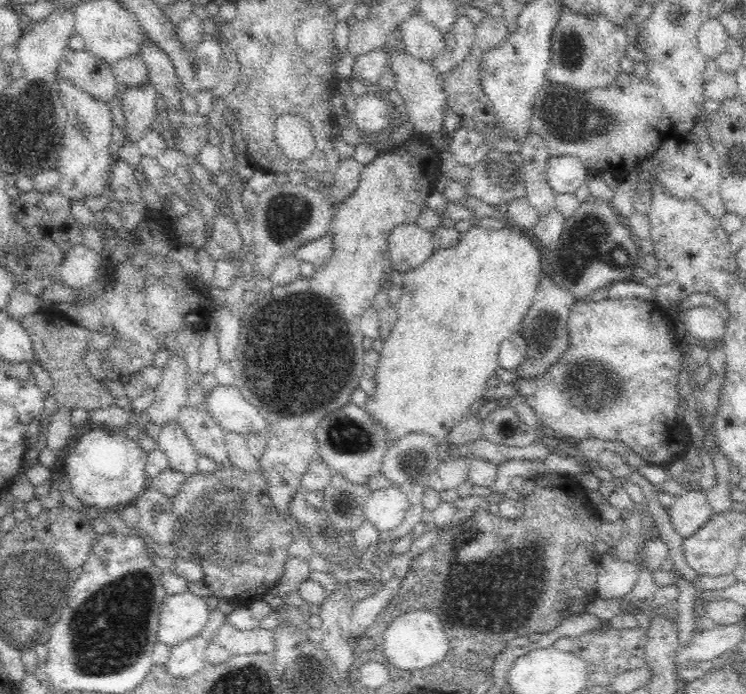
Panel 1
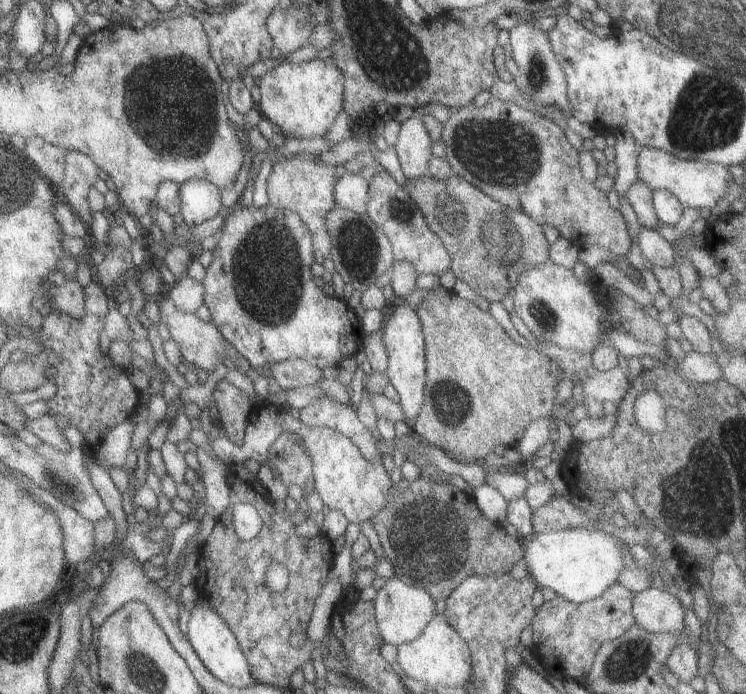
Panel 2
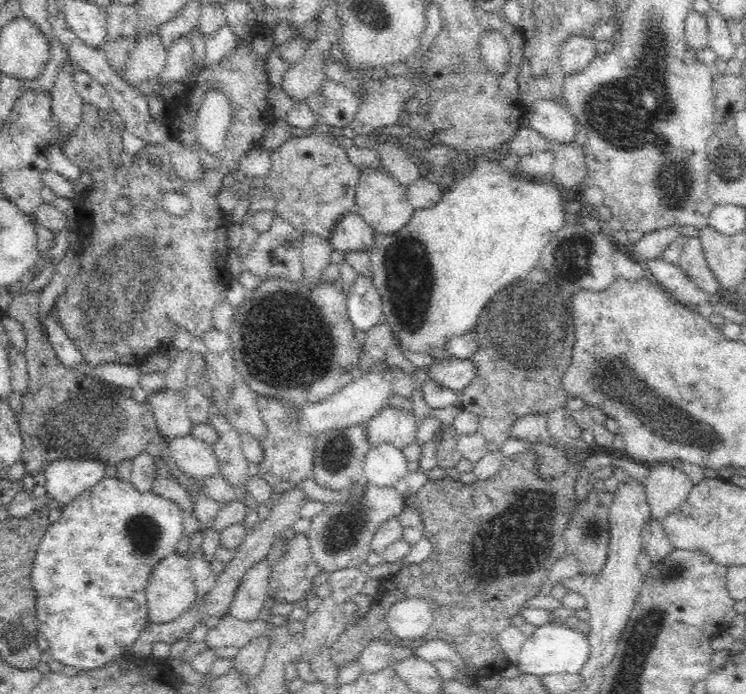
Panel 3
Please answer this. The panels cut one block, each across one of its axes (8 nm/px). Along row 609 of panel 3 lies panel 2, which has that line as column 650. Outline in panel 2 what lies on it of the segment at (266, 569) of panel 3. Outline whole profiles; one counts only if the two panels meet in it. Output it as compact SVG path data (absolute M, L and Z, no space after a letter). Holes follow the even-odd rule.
M640 226L635 242L646 265L659 266L659 268L676 266L671 243L665 241L656 229Z

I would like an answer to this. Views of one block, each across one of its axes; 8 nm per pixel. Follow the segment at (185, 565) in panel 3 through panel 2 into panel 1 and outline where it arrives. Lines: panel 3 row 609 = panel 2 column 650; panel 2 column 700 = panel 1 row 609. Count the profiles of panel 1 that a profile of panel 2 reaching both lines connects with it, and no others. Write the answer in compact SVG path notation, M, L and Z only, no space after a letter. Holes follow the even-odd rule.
M188 591L167 595L161 605L157 643L162 643L171 650L186 640L202 636L202 632L210 627L210 611L204 597Z

